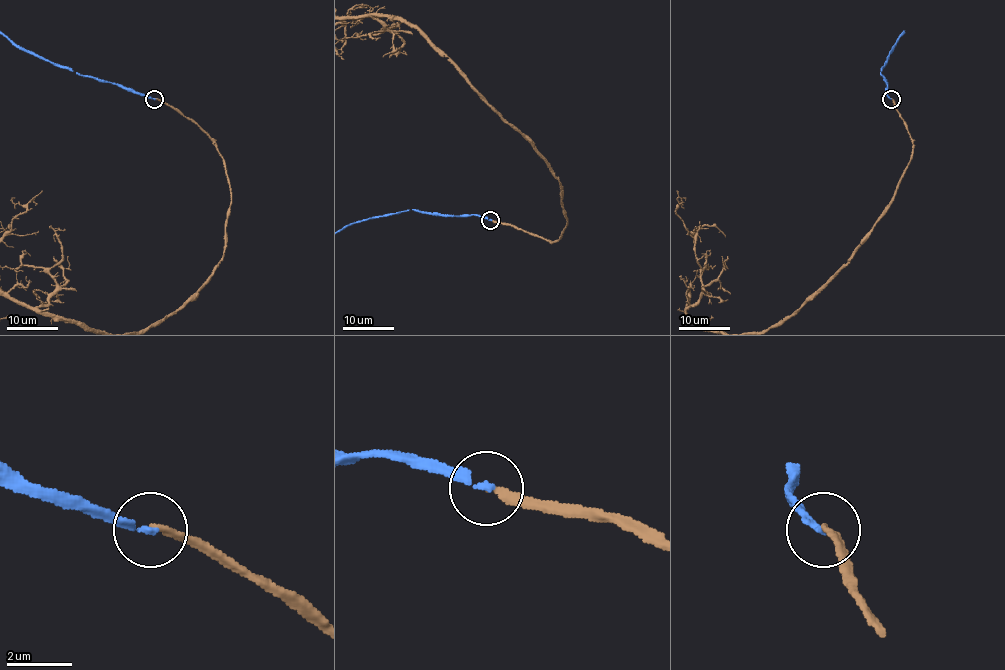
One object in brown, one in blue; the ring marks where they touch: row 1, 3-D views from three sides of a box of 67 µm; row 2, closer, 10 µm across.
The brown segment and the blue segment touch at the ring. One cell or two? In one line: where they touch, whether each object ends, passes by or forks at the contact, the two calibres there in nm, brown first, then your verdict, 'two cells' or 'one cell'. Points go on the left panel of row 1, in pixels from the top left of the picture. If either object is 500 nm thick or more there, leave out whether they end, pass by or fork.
at (154, 99); brown ends there; blue ends there; 170 nm thick on the brown side, 190 nm on the other; two cells

